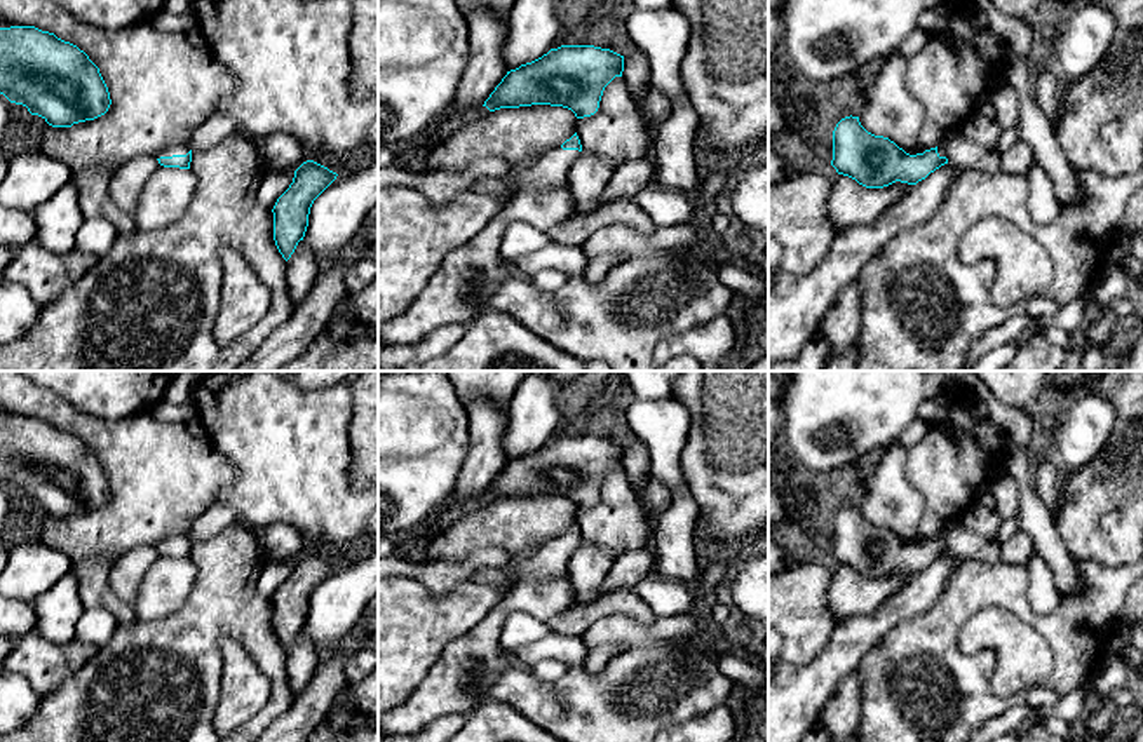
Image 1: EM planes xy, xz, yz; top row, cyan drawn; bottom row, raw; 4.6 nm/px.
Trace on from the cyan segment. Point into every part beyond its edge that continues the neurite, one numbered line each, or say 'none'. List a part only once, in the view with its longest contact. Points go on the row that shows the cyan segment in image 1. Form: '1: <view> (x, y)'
1: xy (176, 150)

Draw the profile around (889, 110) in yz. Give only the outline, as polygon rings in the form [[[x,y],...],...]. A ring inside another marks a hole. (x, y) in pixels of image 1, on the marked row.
[[[896,51],[883,57],[875,82],[864,92],[859,122],[868,132],[889,138],[910,155],[923,153],[918,138],[925,113],[904,87],[908,57]]]

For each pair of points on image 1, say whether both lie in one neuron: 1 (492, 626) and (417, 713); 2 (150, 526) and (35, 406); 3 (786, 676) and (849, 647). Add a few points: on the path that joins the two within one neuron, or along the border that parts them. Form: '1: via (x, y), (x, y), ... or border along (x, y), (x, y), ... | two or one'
1: via (471, 647), (457, 662), (457, 673), (438, 692) | one
2: via (147, 488), (91, 431), (74, 422) | one
3: via (802, 676), (819, 676), (833, 662) | one

